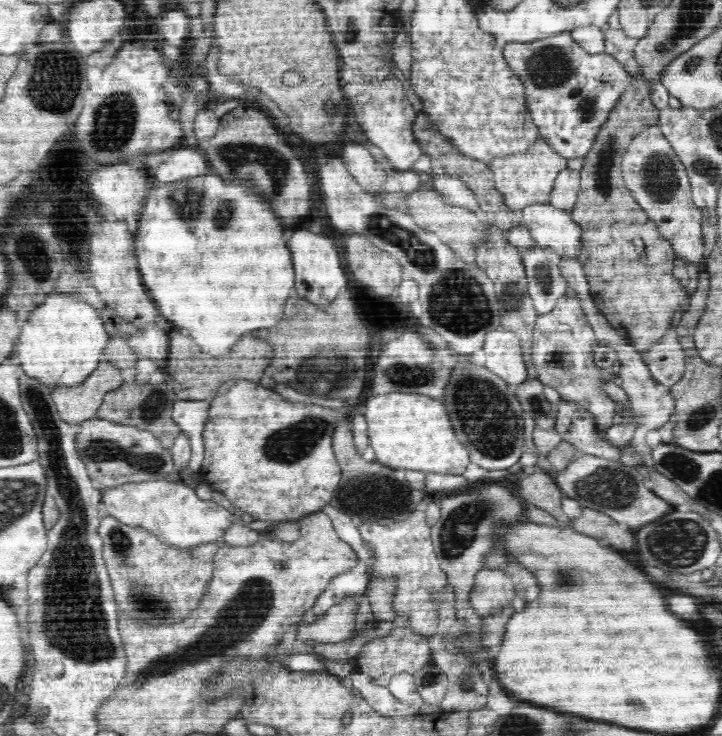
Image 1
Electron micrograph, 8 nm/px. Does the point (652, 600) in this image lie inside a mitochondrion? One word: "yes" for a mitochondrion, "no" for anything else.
no

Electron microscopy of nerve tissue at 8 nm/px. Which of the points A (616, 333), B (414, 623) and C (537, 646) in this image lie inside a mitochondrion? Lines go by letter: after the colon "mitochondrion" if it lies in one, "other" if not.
A: other
B: other
C: other

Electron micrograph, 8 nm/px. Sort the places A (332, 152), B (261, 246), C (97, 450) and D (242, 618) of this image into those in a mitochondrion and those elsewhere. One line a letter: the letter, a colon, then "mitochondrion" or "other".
A: other
B: other
C: mitochondrion
D: mitochondrion

